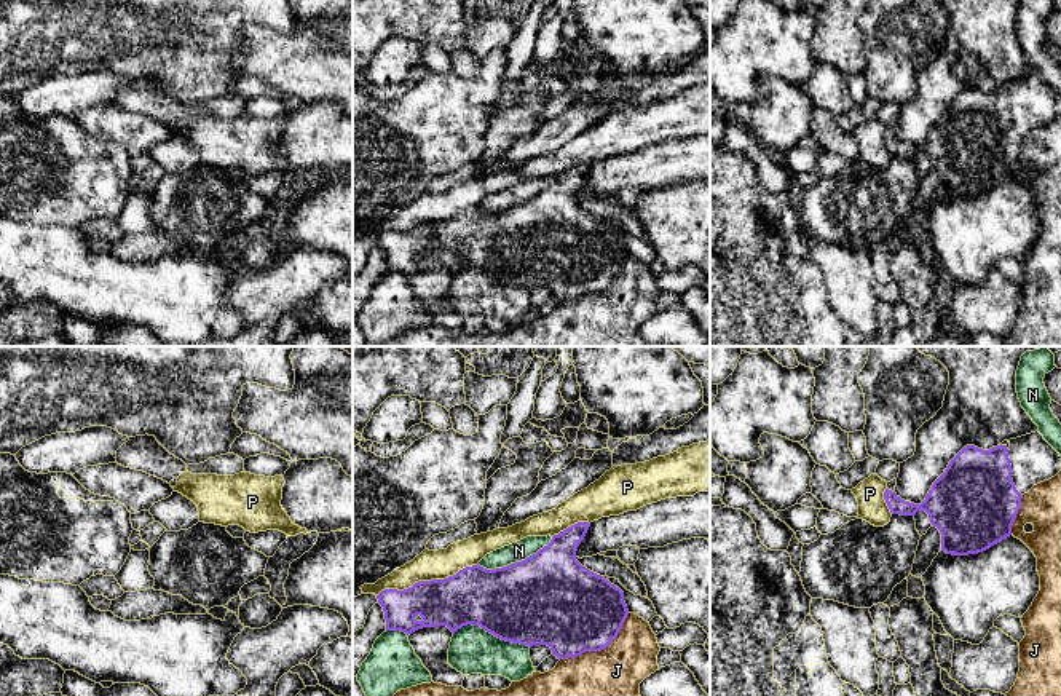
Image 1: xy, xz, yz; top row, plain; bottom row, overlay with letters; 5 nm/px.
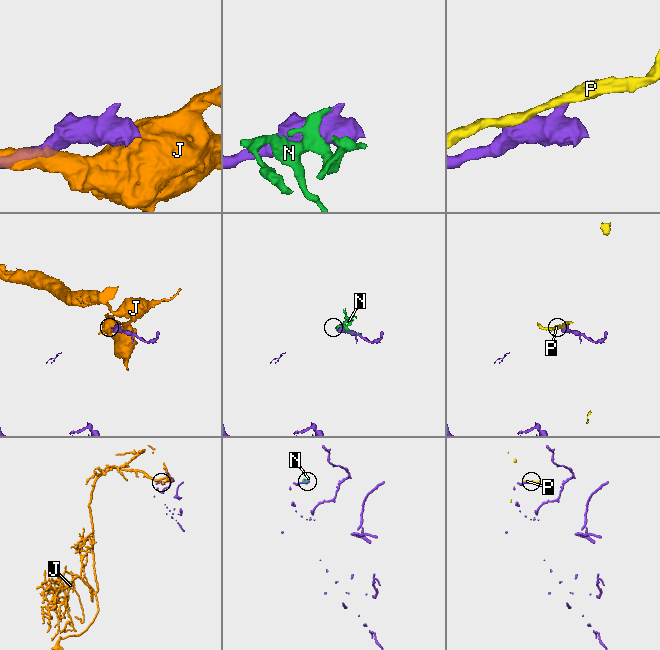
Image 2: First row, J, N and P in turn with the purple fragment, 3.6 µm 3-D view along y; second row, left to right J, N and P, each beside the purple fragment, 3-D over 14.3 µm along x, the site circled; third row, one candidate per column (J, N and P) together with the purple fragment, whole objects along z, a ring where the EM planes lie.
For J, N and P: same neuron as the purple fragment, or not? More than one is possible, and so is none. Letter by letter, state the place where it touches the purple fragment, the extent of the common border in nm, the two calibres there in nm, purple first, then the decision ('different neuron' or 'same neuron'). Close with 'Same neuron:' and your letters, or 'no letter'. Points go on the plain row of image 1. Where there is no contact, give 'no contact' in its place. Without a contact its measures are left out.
J: contact xz (599, 292); length 420 nm; calibres 440 and 460 nm; different neuron
N: contact xz (516, 205); length 400 nm; calibres 460 and 100 nm; different neuron
P: contact xz (426, 224); length 550 nm; calibres 280 and 150 nm; different neuron
Same neuron: no letter

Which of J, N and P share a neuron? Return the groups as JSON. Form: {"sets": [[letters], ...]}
{"sets": [["J"], ["N"], ["P"]]}

